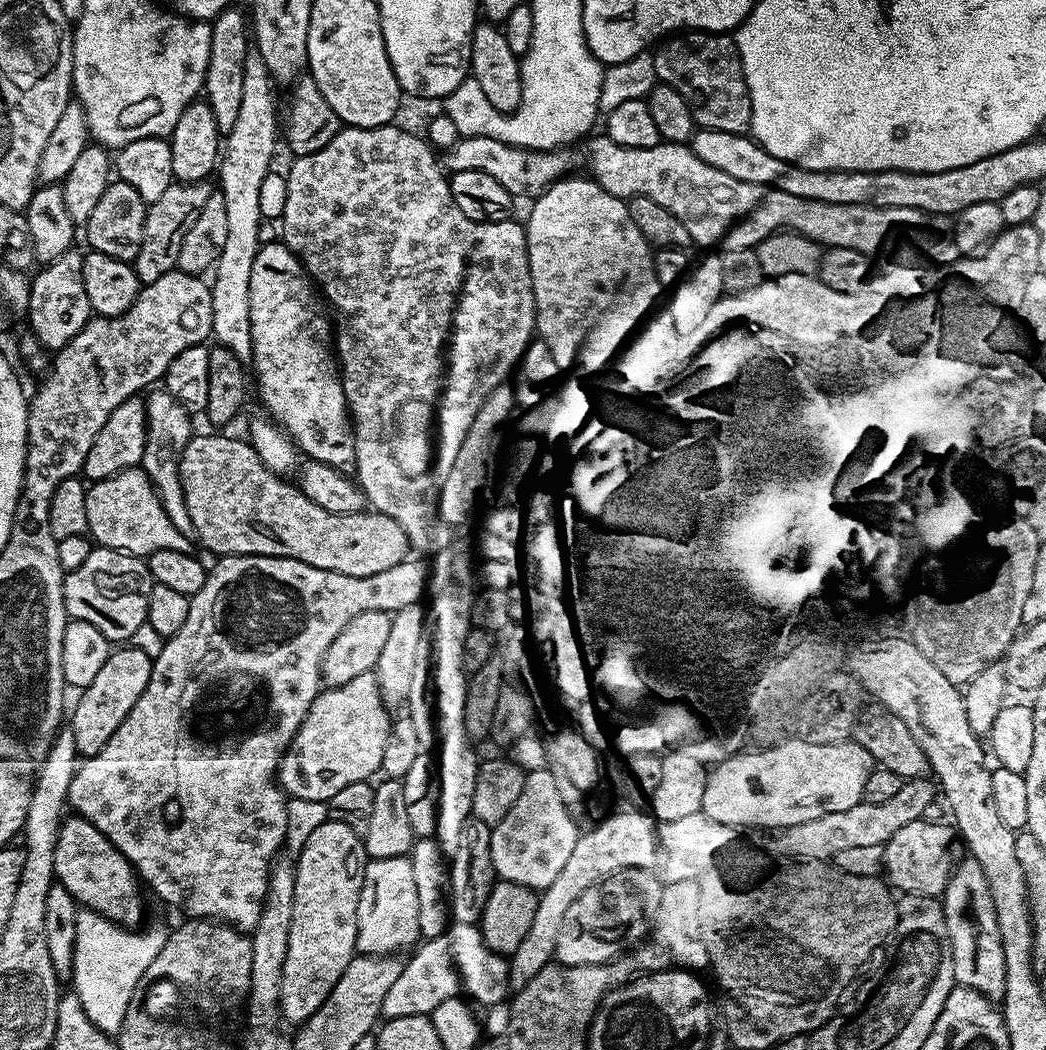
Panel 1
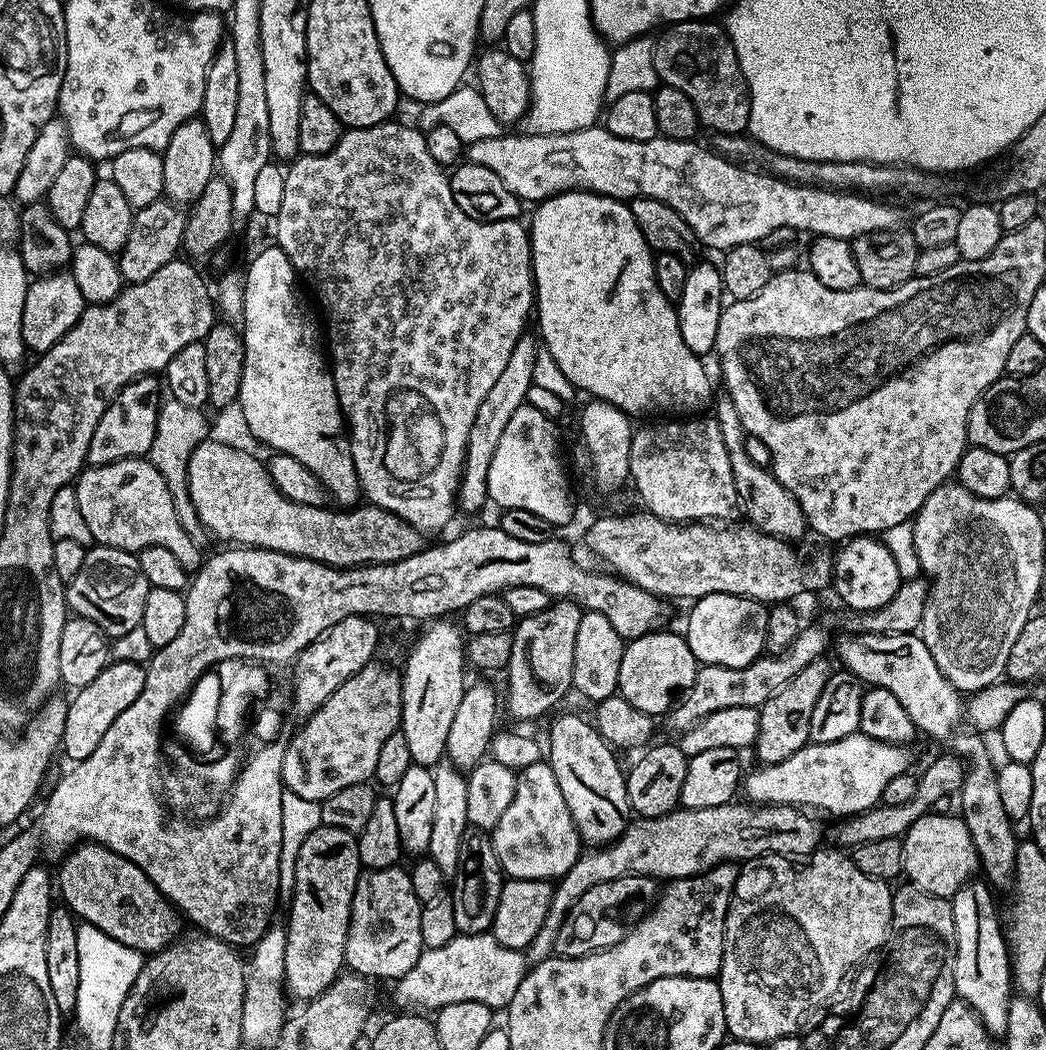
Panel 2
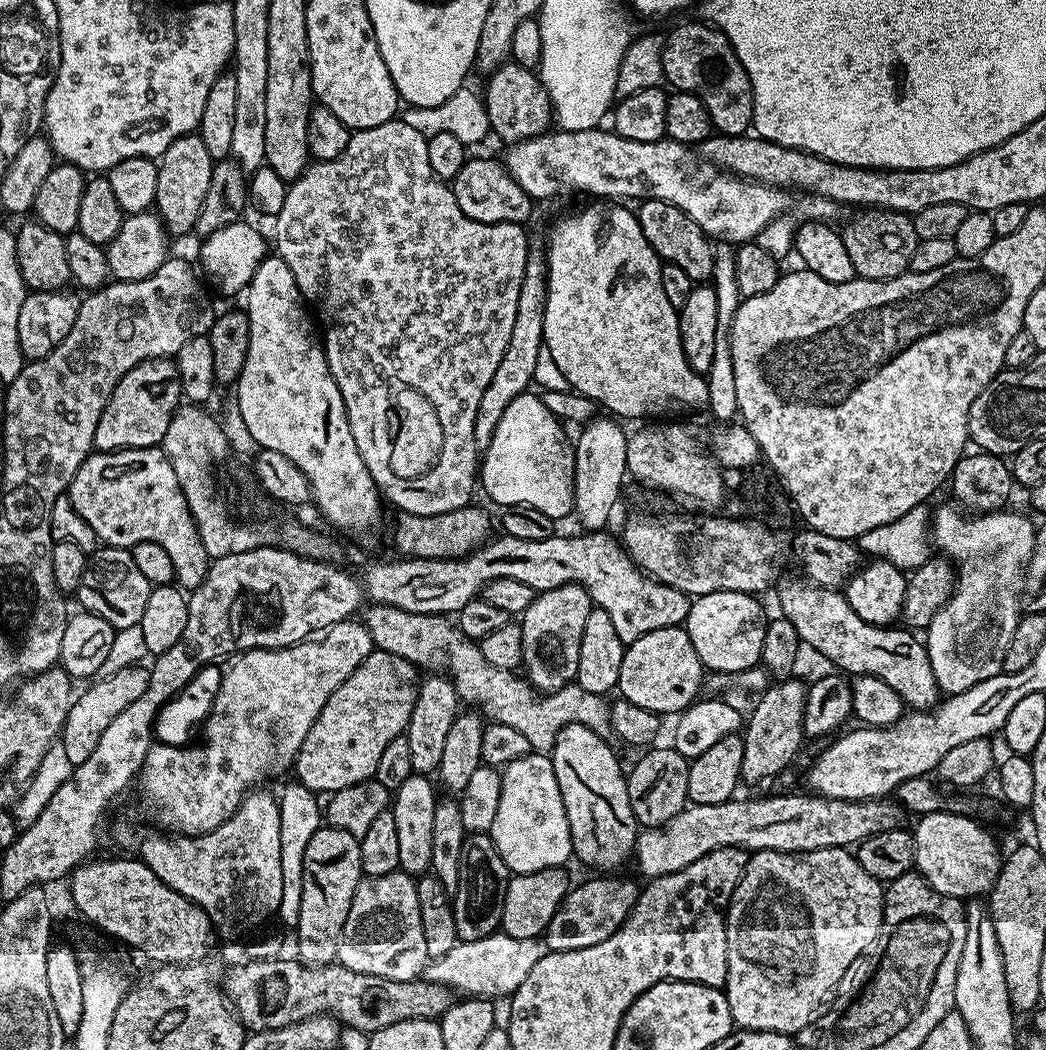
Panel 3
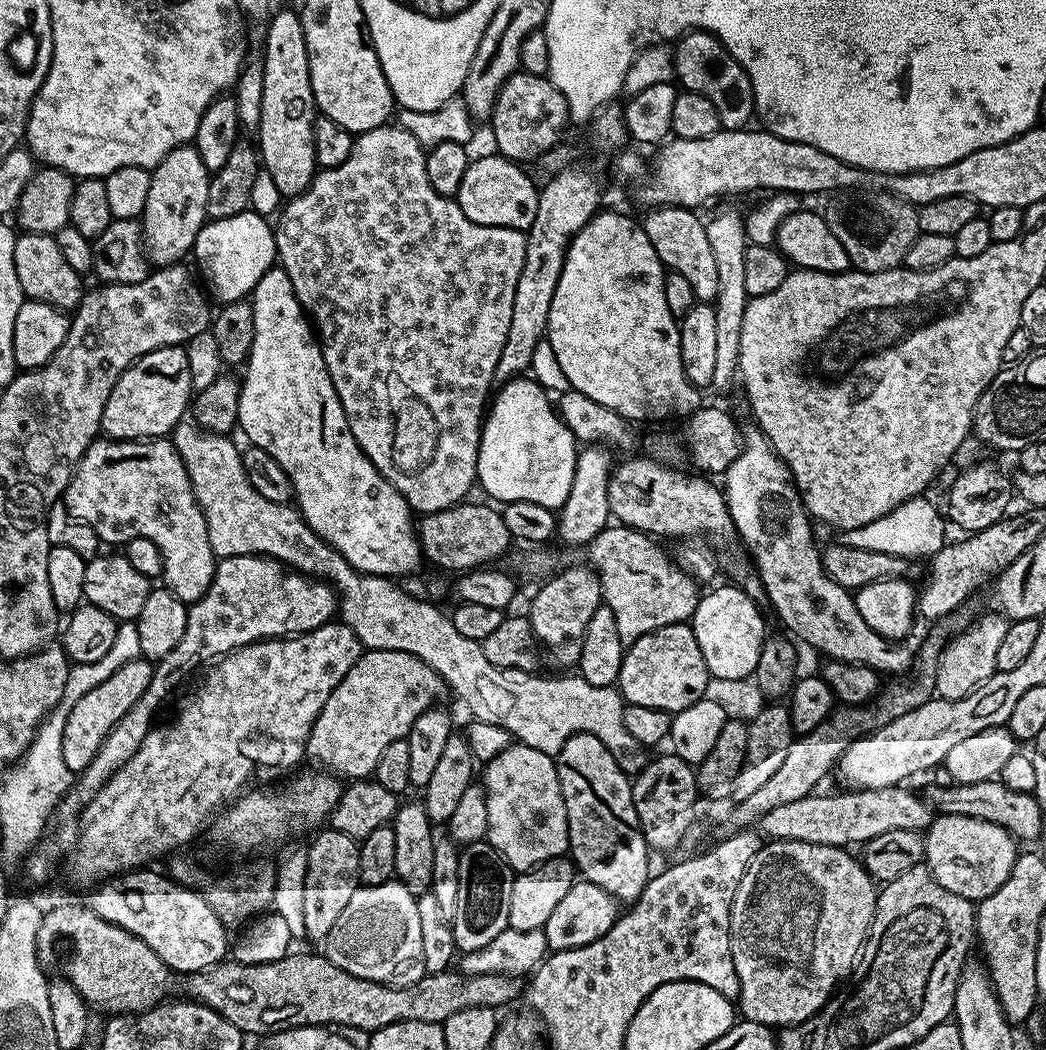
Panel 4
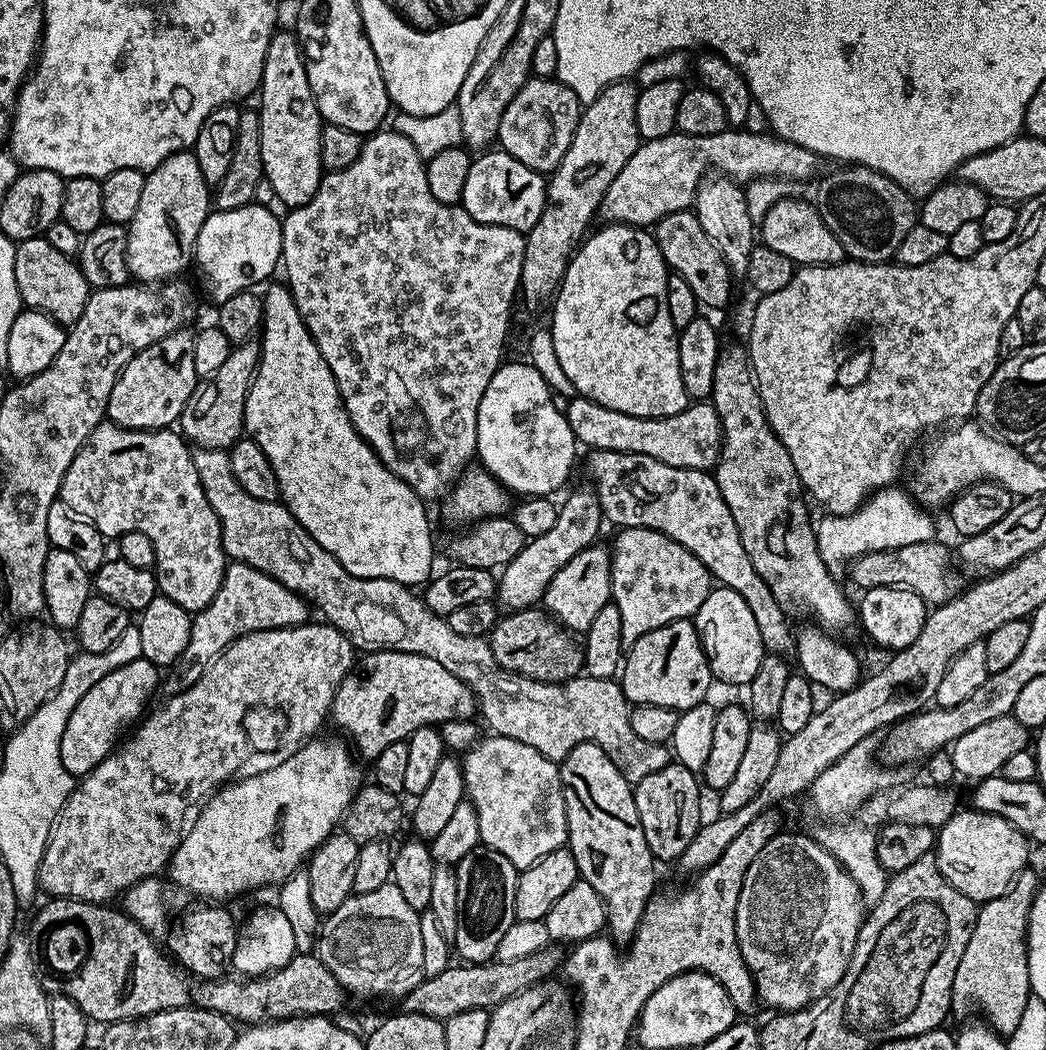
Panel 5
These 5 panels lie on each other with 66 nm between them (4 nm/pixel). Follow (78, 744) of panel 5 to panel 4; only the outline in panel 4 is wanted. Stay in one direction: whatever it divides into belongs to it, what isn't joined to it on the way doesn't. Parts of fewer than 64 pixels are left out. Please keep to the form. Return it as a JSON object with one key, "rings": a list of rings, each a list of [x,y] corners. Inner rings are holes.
{"rings":[[[143,658],[128,661],[114,670],[114,674],[106,678],[106,682],[94,686],[90,694],[82,694],[82,698],[78,698],[78,703],[74,710],[70,710],[66,726],[62,730],[62,758],[66,766],[70,766],[72,773],[79,774],[86,770],[86,766],[90,766],[110,730],[114,730],[114,726],[118,726],[120,719],[138,702],[138,698],[142,698],[146,686],[150,686],[153,667],[153,661]]]}

